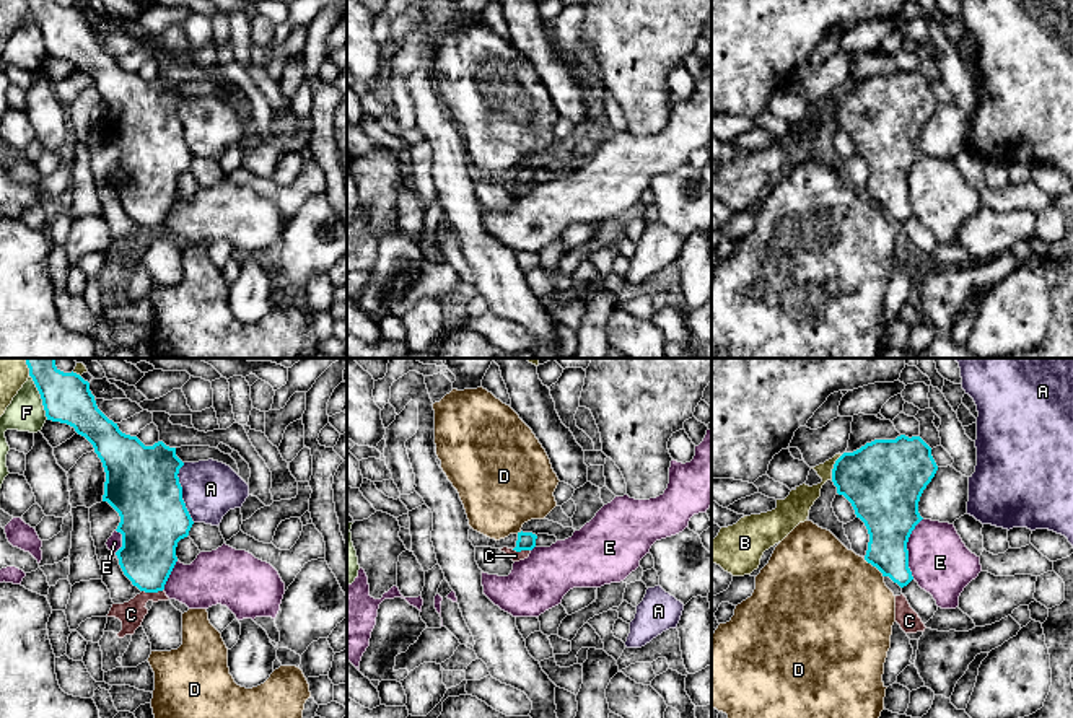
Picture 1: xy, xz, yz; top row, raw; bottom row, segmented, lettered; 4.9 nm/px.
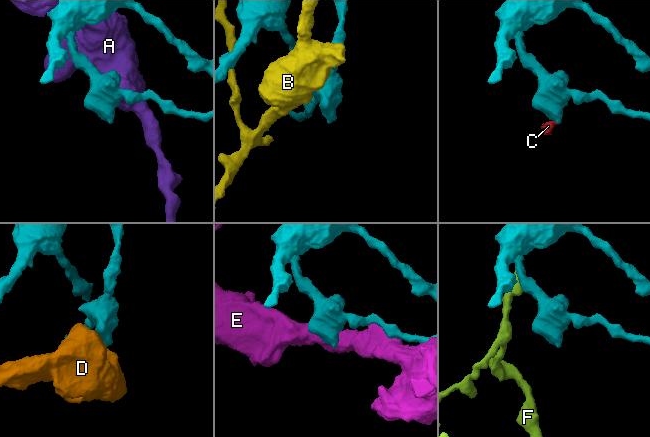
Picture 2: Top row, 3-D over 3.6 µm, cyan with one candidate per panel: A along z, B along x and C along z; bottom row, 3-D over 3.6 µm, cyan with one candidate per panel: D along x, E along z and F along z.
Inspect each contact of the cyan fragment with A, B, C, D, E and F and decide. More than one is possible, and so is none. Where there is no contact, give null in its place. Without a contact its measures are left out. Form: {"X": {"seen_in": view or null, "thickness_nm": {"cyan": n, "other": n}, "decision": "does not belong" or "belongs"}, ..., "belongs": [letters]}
{"A": {"seen_in": "xy", "thickness_nm": {"cyan": 360, "other": 280}, "decision": "does not belong"}, "B": {"seen_in": "yz", "thickness_nm": {"cyan": 400, "other": 130}, "decision": "does not belong"}, "C": {"seen_in": "xy", "thickness_nm": {"cyan": 280, "other": 120}, "decision": "does not belong"}, "D": {"seen_in": "yz", "thickness_nm": {"cyan": 260, "other": 480}, "decision": "does not belong"}, "E": {"seen_in": "yz", "thickness_nm": {"cyan": 300, "other": 300}, "decision": "does not belong"}, "F": {"seen_in": "xy", "thickness_nm": {"cyan": 240, "other": 180}, "decision": "does not belong"}, "belongs": []}

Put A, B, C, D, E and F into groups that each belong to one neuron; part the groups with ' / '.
A / B / C D / E / F

